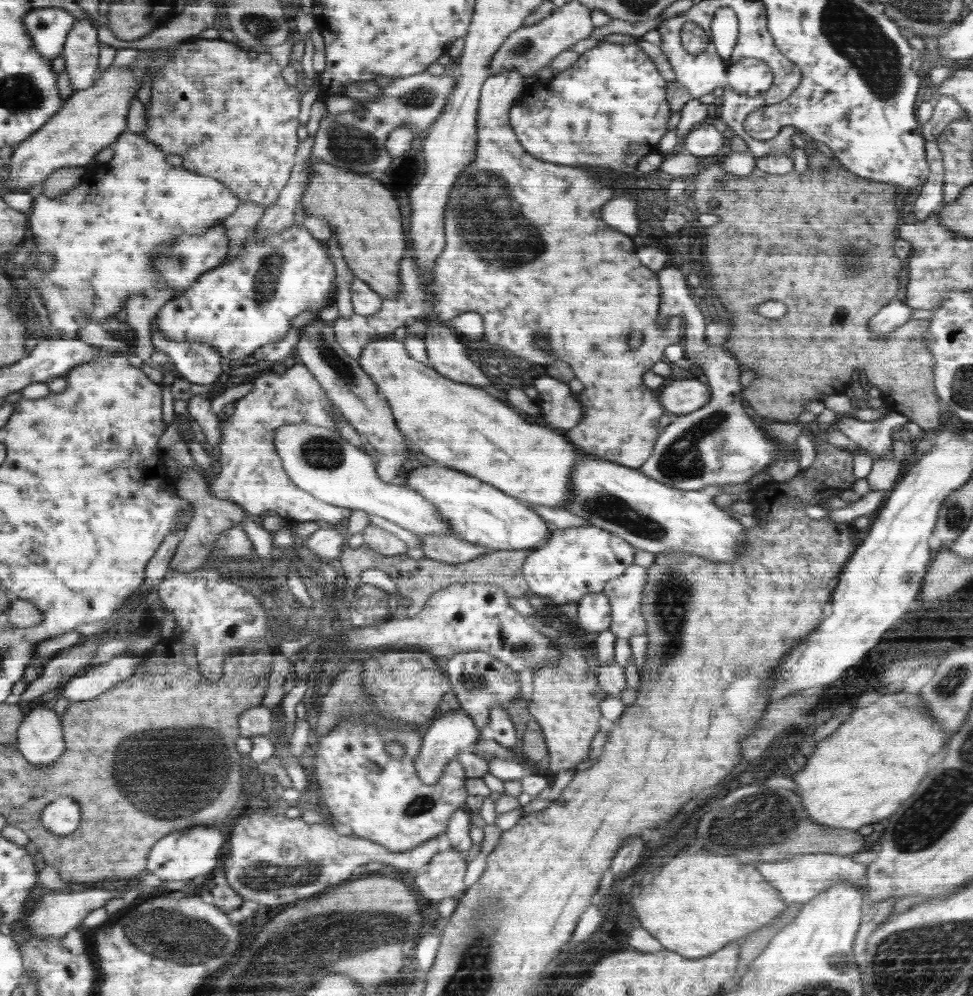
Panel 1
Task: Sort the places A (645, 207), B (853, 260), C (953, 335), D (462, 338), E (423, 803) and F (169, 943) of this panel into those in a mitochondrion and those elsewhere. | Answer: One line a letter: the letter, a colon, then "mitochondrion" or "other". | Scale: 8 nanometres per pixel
A: mitochondrion
B: mitochondrion
C: other
D: other
E: mitochondrion
F: mitochondrion

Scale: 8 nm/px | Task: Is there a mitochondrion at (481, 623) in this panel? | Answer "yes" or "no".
no

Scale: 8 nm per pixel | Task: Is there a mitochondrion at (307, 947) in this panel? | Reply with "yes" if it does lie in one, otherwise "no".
yes

